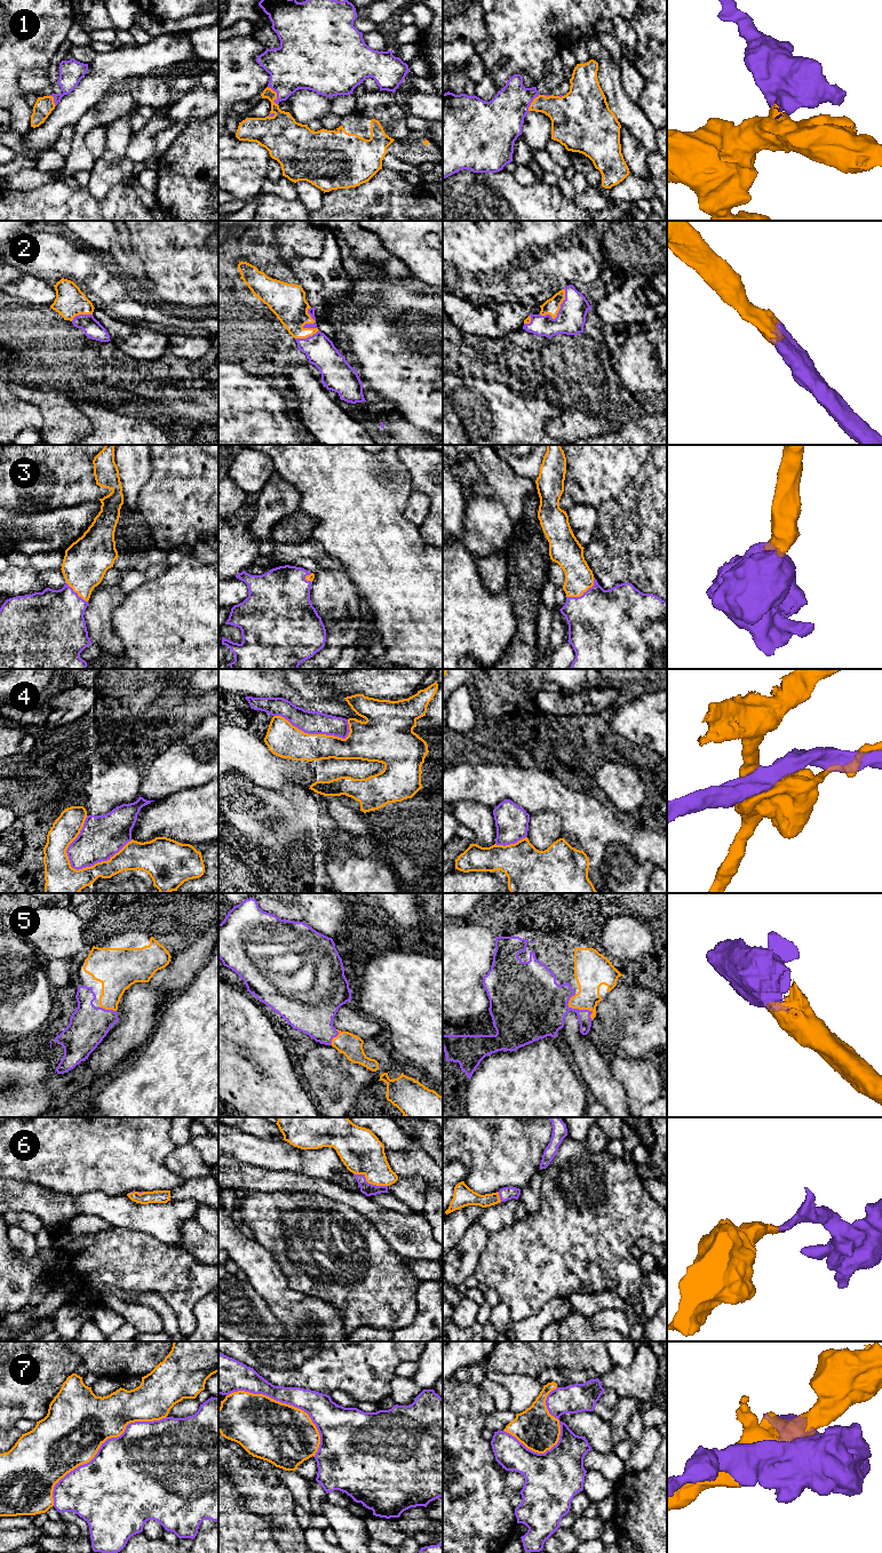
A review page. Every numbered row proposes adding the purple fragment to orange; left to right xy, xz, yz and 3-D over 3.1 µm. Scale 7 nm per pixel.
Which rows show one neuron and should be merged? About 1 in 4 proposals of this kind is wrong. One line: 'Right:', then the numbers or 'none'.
Right: 1, 2, 3, 5, 6

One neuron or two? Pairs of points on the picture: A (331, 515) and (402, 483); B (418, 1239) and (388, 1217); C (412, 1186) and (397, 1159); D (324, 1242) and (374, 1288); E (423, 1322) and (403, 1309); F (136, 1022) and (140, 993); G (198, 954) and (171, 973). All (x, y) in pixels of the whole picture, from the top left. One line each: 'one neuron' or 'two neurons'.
A: one neuron
B: one neuron
C: two neurons
D: one neuron
E: two neurons
F: one neuron
G: one neuron

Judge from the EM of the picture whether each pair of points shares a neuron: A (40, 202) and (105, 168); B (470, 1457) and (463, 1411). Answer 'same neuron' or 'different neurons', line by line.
A: different neurons
B: same neuron

